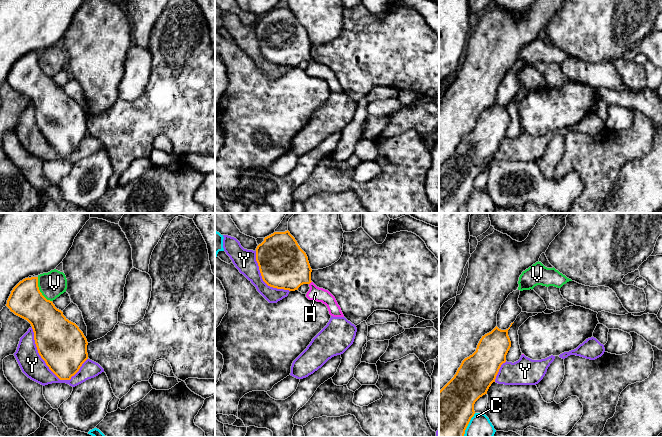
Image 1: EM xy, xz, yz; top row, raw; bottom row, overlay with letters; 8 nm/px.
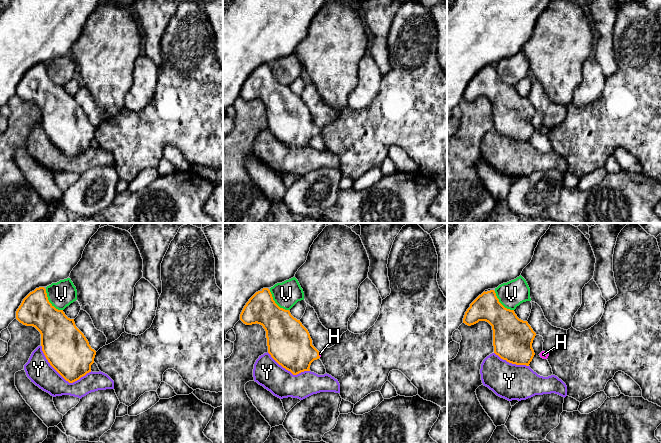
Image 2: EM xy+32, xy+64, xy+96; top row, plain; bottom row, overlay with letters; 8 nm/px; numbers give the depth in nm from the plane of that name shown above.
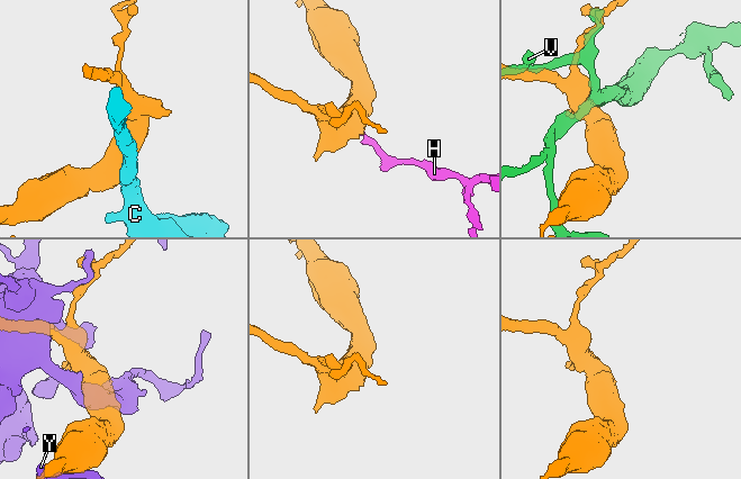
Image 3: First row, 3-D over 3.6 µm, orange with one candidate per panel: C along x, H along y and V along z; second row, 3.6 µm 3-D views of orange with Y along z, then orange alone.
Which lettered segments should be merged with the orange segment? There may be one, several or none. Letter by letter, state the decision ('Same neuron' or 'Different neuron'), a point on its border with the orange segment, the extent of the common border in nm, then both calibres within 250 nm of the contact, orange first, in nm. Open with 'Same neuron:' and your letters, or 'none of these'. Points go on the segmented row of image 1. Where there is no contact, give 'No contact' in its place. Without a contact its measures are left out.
Same neuron: H
C: Different neuron. Touches orange at yz (468, 423). Shared border 200 nm. Thickness 460 nm (orange) against 220 nm
H: Same neuron. Touches orange at xz (310, 282). Shared border 40 nm. Thickness 380 nm (orange) against 120 nm
V: Different neuron. Touches orange at xy (39, 290). Shared border 240 nm. Thickness 280 nm (orange) against 200 nm
Y: Different neuron. Touches orange at xy (41, 357). Shared border 550 nm. Thickness 380 nm (orange) against 190 nm

